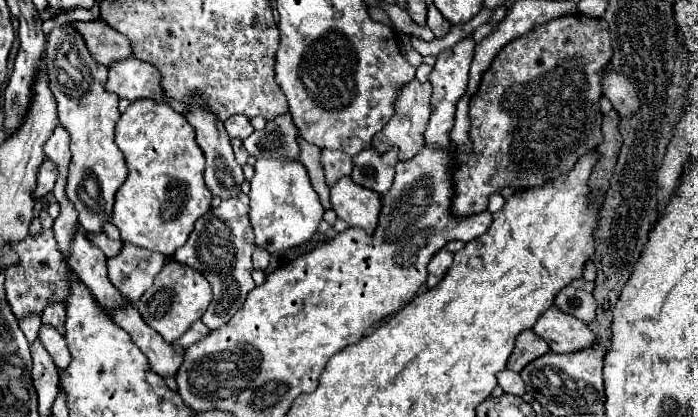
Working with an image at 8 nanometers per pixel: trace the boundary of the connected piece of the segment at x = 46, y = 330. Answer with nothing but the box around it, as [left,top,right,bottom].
[39,325,71,371]

